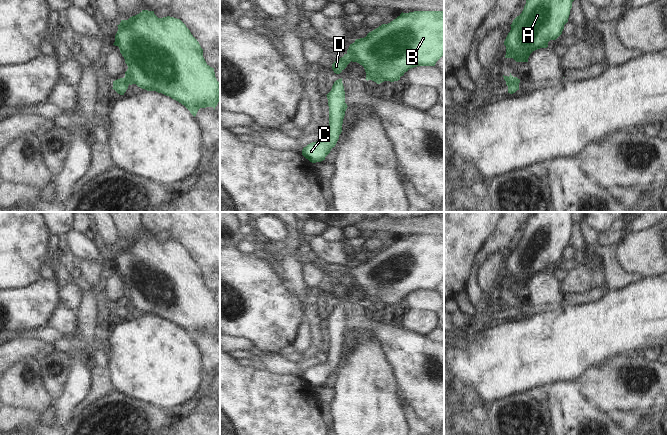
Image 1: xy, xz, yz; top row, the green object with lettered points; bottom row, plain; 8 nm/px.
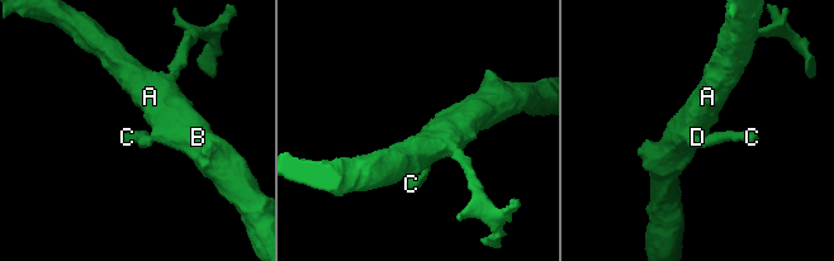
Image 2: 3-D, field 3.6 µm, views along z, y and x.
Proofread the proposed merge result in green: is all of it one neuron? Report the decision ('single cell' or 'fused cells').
fused cells

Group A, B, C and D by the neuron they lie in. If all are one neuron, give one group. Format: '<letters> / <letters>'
A B / C D

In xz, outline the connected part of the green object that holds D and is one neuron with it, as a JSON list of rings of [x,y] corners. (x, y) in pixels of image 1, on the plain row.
[[[344,278],[343,281],[340,283],[337,283],[333,288],[332,288],[332,293],[334,297],[340,298],[346,291],[347,289],[351,286],[351,283],[348,281],[347,278]]]

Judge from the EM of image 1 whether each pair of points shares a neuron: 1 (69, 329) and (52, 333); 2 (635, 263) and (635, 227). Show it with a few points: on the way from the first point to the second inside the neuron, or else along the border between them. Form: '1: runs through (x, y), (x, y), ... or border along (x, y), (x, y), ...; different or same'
1: border along (48, 324), (64, 336); different
2: border along (657, 223), (638, 232), (625, 233); different

